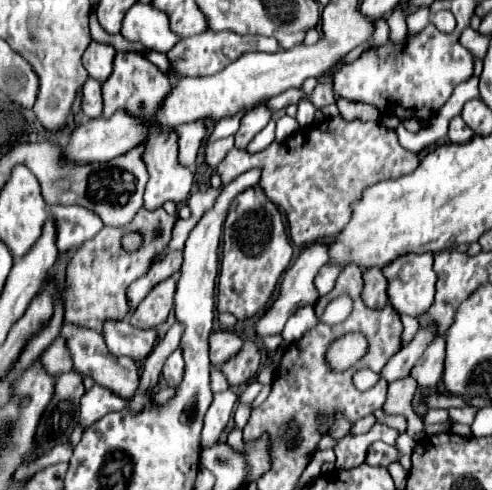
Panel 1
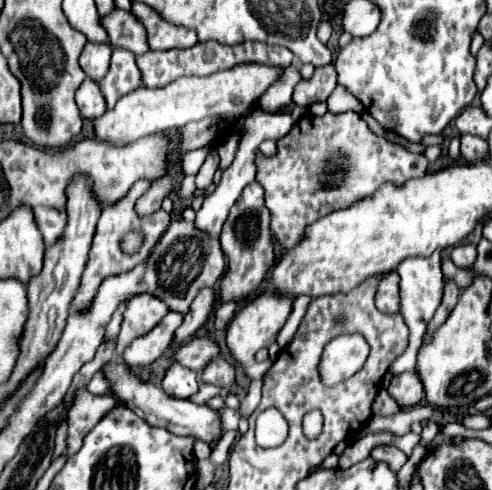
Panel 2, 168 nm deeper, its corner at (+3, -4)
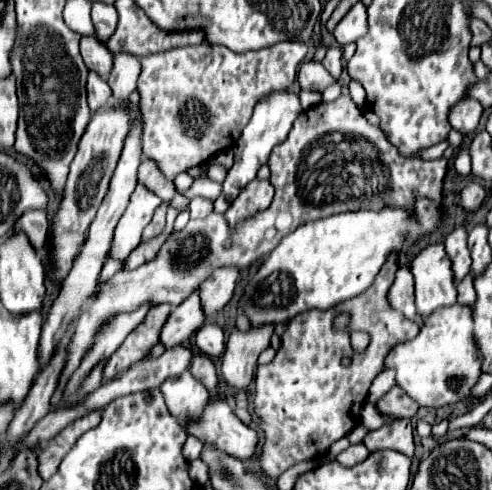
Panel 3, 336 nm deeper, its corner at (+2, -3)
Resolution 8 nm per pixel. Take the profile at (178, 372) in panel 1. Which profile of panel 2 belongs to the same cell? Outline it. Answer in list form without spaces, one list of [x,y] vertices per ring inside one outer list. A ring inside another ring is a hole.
[[[172,364],[164,374],[162,388],[166,394],[174,398],[188,398],[198,390],[196,372],[190,368],[184,368],[182,364]]]

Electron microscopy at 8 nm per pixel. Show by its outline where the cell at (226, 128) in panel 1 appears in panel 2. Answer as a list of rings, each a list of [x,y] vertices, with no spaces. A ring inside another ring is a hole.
[[[214,144],[208,146],[208,148],[200,148],[200,150],[192,150],[192,152],[188,152],[188,154],[184,156],[184,160],[182,160],[182,170],[184,170],[184,174],[186,174],[186,176],[190,176],[190,174],[198,174],[200,166],[204,164],[206,156],[208,156],[212,150],[214,150]]]

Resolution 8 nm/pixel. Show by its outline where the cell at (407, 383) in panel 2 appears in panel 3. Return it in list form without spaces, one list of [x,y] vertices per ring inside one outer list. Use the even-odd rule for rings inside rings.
[[[391,387],[379,401],[377,401],[377,411],[385,417],[395,417],[395,419],[401,419],[401,417],[413,417],[419,409],[419,405],[409,399],[405,395],[405,391],[401,391],[401,387]]]

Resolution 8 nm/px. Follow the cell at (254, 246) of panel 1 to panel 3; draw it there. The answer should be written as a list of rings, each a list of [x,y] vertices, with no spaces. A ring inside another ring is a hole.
[[[253,179],[247,183],[245,189],[241,189],[239,197],[235,199],[235,203],[225,211],[225,219],[229,221],[229,225],[233,227],[235,223],[247,219],[249,215],[255,215],[261,209],[267,209],[271,205],[273,199],[273,185],[269,183],[269,179]]]

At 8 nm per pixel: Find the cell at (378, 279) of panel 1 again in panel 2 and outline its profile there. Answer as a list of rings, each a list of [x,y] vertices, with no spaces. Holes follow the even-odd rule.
[[[392,270],[388,272],[380,284],[378,284],[378,292],[376,292],[376,308],[380,312],[398,312],[398,272]]]

